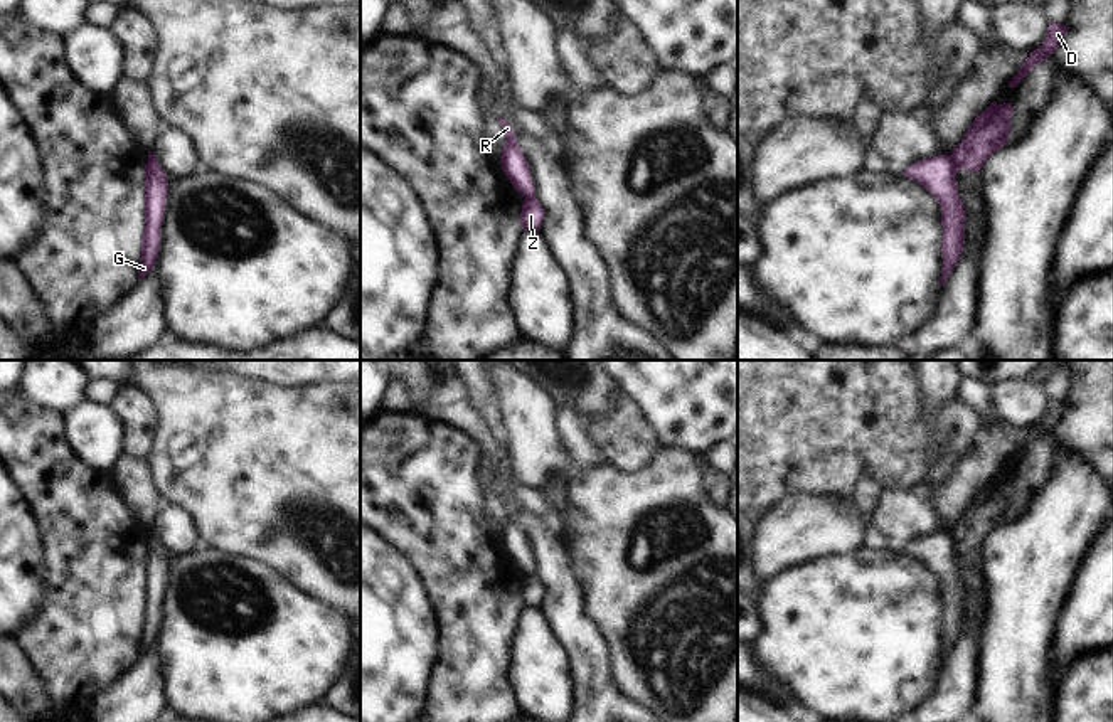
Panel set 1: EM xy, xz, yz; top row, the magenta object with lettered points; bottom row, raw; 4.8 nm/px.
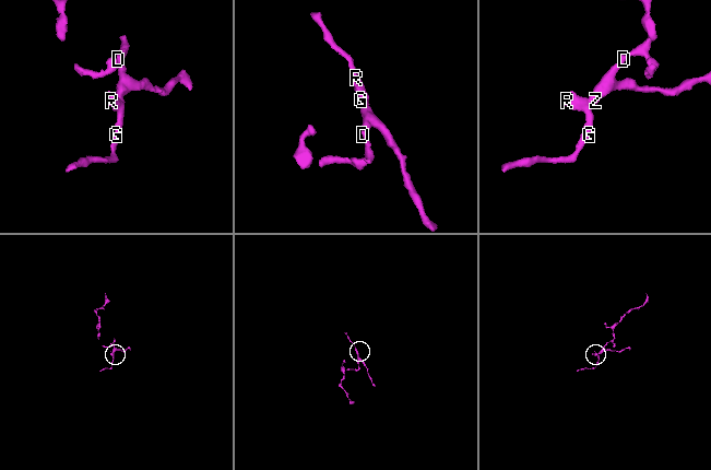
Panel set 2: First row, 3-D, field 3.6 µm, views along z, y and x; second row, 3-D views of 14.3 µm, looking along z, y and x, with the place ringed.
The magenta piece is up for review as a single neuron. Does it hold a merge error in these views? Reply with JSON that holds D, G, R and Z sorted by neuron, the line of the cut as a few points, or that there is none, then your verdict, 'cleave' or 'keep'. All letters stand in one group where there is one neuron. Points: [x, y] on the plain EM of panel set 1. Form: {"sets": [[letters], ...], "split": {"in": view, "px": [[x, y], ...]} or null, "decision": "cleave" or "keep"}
{"sets": [["D", "Z"], ["G", "R"]], "split": {"in": "yz", "px": [[948, 534], [957, 549]]}, "decision": "cleave"}

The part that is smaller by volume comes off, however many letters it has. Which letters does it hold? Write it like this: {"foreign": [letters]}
{"foreign": ["G", "R"]}

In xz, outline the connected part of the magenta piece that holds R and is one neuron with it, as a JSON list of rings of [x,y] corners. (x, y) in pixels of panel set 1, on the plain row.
[[[498,495],[498,500],[502,502],[507,513],[507,522],[502,525],[500,539],[503,549],[522,574],[535,574],[535,562],[529,547],[529,539],[517,520],[515,508],[502,495]]]

